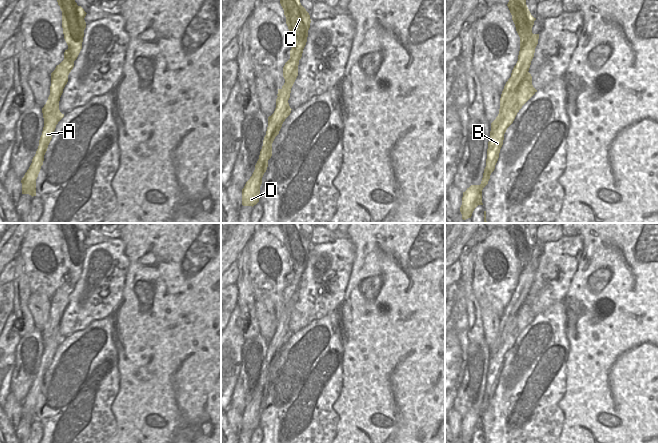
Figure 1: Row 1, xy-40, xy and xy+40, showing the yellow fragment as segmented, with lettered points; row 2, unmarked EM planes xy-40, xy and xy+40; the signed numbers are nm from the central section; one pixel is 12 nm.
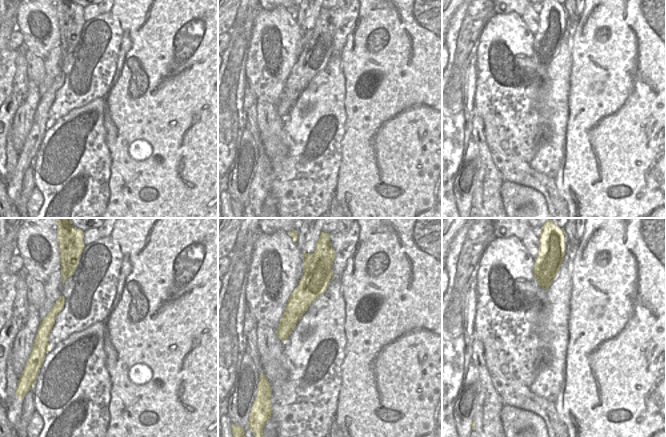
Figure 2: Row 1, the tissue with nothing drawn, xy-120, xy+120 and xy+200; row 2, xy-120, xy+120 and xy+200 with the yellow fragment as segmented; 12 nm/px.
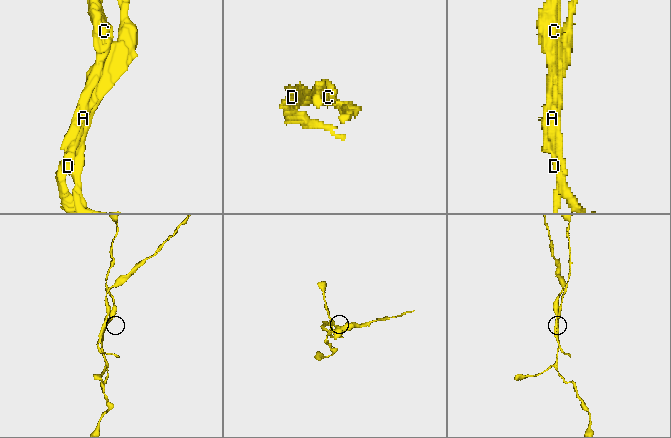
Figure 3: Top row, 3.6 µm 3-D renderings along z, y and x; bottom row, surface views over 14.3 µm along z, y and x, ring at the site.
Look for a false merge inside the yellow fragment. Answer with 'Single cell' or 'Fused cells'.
Fused cells.

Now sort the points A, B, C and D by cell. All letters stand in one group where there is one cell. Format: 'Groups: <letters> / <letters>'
Groups: A C D / B.

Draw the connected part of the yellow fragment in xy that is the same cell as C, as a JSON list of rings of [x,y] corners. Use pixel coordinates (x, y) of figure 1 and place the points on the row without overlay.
[[[280,223],[280,228],[284,234],[286,248],[292,262],[292,272],[290,283],[283,291],[283,301],[285,307],[278,313],[276,332],[274,337],[268,341],[268,351],[263,364],[259,383],[255,389],[255,394],[242,413],[242,429],[254,430],[259,426],[260,410],[265,397],[262,385],[268,385],[268,375],[275,363],[275,355],[278,352],[286,336],[291,333],[288,327],[291,312],[298,300],[299,284],[302,281],[303,273],[307,266],[308,254],[310,252],[310,239],[301,229],[300,223]]]

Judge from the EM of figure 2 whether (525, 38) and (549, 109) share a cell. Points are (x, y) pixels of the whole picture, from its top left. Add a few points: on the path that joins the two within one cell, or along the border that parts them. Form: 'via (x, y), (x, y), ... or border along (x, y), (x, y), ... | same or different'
border along (547, 66), (547, 79), (539, 93), (538, 111) | different

